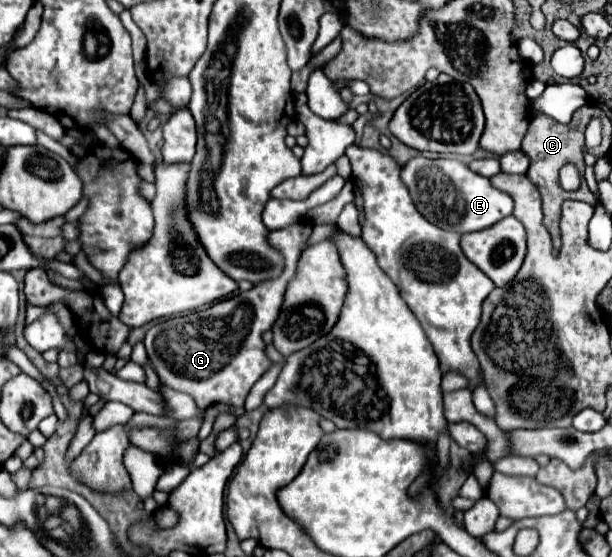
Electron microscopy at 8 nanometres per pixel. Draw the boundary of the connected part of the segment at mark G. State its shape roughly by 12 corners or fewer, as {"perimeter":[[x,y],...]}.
{"perimeter":[[313,221],[269,233],[281,277],[147,331],[165,387],[243,407],[273,365],[279,317]]}

